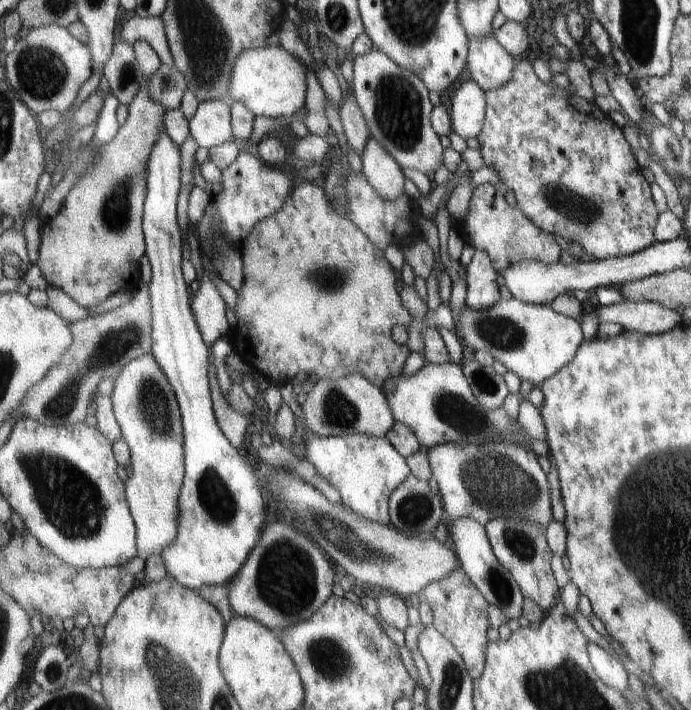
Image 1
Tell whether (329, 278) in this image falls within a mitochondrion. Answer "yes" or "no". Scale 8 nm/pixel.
yes

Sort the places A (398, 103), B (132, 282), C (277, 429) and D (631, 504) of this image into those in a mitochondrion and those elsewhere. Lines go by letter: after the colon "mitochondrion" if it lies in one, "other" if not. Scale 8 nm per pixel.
A: mitochondrion
B: other
C: other
D: mitochondrion

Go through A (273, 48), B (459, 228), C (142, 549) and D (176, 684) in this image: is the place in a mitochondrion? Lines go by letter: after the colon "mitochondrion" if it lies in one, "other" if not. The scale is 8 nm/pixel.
A: other
B: other
C: other
D: mitochondrion

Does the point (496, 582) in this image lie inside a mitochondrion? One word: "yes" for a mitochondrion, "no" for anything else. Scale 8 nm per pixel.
yes

